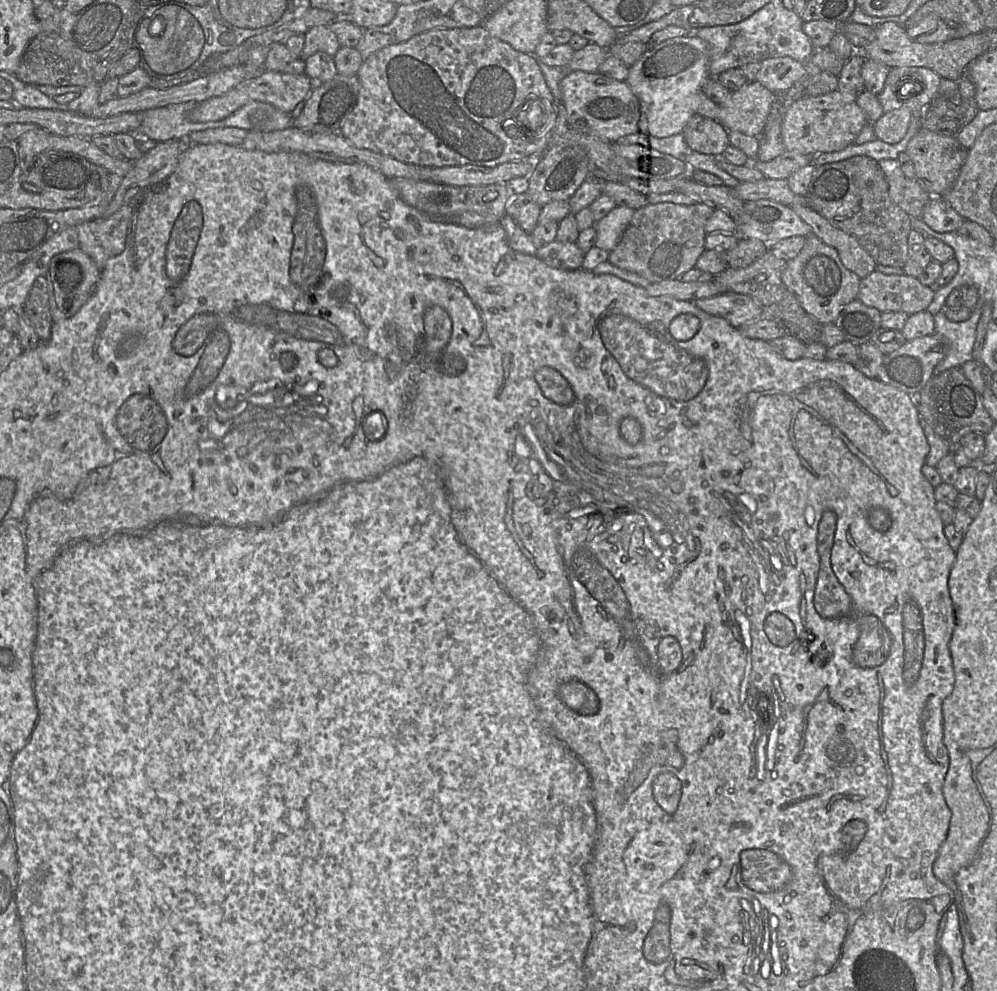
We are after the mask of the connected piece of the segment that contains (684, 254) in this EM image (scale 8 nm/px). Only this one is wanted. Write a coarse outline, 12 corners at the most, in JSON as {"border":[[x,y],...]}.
{"border":[[706,203],[647,204],[608,262],[650,283],[705,251]]}

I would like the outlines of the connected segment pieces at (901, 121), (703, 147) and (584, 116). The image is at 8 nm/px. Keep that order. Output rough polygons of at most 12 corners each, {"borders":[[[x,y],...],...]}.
{"borders":[[[906,107],[883,113],[873,124],[888,144],[906,135],[913,113]],[[695,114],[683,133],[693,152],[720,156],[730,145],[719,121]],[[565,71],[567,120],[611,143],[639,131],[625,81]]]}

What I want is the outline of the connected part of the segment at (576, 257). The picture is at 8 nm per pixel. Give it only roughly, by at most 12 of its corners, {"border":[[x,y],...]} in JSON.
{"border":[[554,240],[535,256],[552,268],[582,268],[584,254],[576,242]]}

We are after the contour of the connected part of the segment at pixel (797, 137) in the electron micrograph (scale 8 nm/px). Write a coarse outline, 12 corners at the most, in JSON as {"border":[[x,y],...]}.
{"border":[[839,91],[786,110],[785,150],[816,156],[853,144],[867,119]]}

